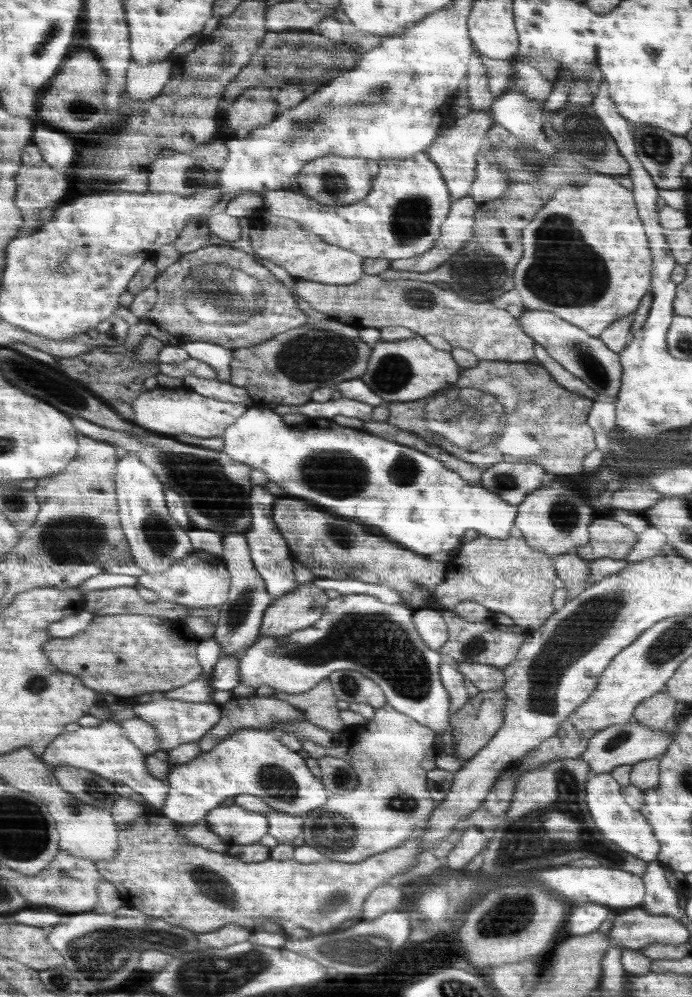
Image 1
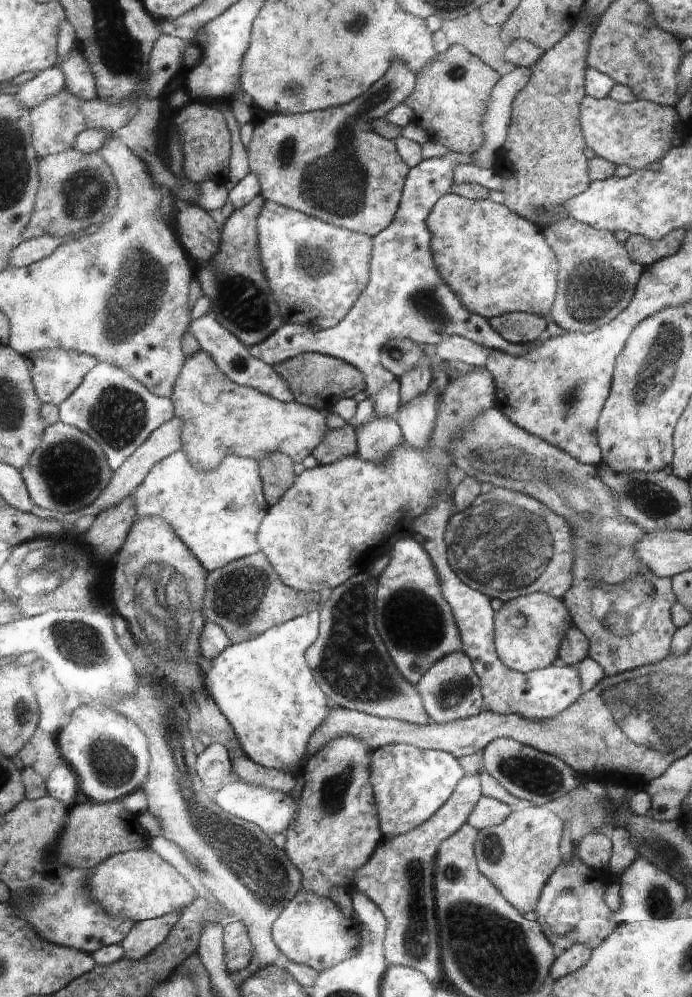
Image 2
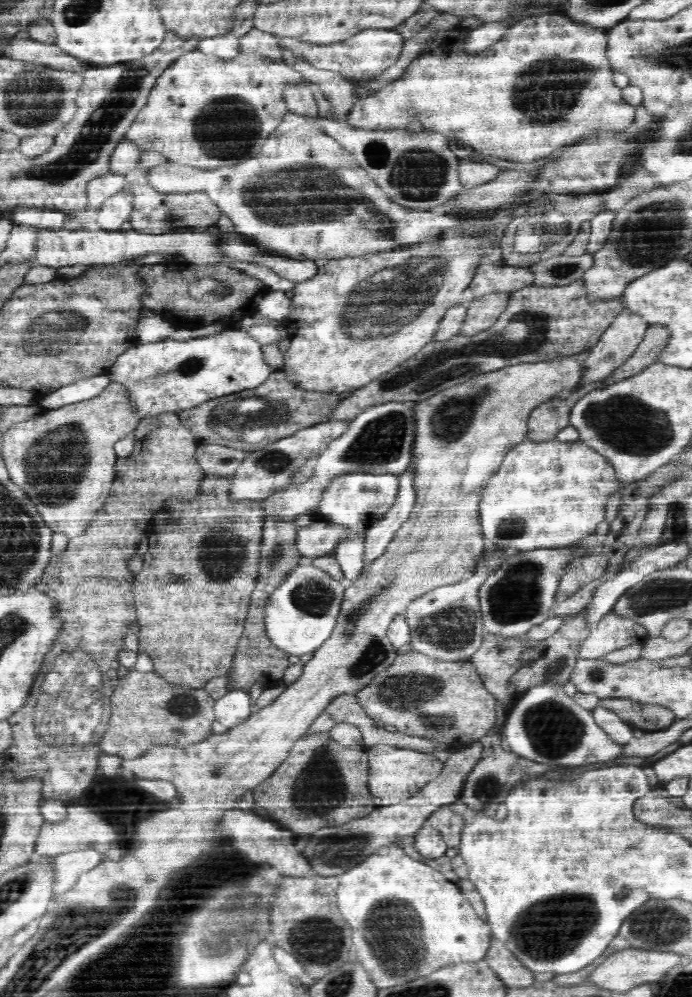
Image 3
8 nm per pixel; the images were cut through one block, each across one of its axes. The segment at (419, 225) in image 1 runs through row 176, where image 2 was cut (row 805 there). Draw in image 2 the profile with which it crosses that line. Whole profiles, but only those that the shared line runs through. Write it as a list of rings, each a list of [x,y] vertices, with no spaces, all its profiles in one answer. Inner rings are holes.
[[[406,743],[386,745],[371,752],[371,787],[380,830],[386,838],[424,825],[453,796],[465,772],[459,759],[446,751],[420,749]]]

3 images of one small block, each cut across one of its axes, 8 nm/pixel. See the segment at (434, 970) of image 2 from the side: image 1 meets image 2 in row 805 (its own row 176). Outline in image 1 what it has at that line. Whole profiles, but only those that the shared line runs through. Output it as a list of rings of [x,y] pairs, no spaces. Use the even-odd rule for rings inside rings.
[[[484,111],[474,112],[464,116],[464,118],[455,119],[454,126],[444,130],[439,139],[436,138],[426,150],[426,155],[438,164],[444,181],[451,192],[451,202],[469,196],[470,186],[476,178],[476,158],[478,154],[486,147],[486,133],[492,126],[496,126],[494,114],[486,114]]]

